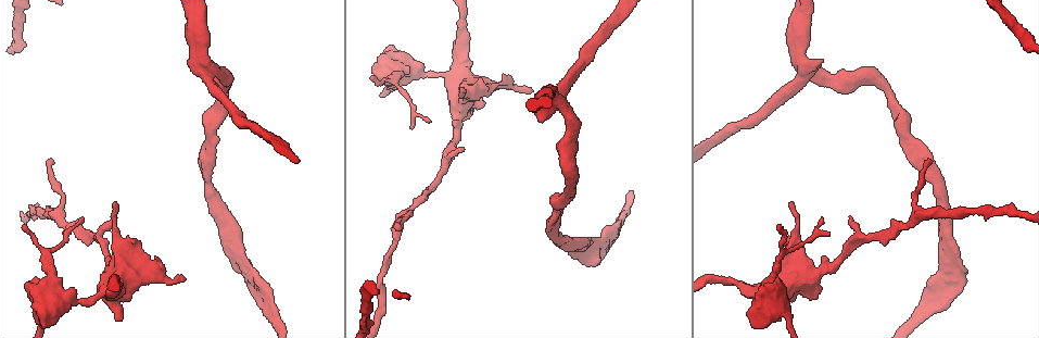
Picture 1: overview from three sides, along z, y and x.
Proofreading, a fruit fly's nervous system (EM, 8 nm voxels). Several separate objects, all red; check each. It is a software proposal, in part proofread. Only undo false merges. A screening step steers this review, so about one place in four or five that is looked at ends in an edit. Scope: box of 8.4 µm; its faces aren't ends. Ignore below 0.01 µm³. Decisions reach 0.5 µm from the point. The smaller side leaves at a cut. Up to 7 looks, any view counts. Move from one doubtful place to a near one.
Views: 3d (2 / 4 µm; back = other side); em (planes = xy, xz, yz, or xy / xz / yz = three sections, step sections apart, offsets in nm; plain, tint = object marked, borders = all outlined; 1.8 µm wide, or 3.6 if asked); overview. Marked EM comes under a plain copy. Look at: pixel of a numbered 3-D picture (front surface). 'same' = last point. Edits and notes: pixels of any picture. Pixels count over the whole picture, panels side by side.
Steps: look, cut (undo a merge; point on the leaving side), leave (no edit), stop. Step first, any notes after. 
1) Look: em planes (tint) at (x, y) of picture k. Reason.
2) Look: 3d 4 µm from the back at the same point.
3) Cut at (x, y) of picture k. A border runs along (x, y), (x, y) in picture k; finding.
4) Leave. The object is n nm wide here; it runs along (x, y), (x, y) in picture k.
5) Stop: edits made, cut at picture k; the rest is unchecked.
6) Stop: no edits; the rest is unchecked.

Look: 3d 4 µm from the back at (61, 299) of picture 1. Sudden change in width.

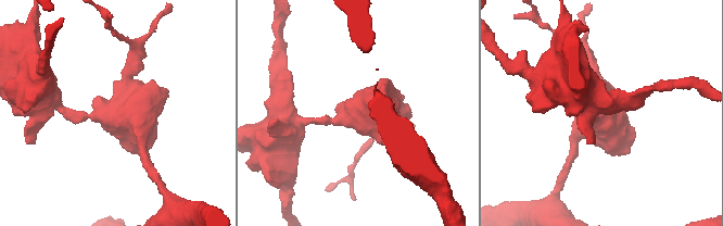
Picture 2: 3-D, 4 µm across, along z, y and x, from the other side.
Look: em 3.6 µm xy step 4 (tint) at (355, 114) of picture 2.

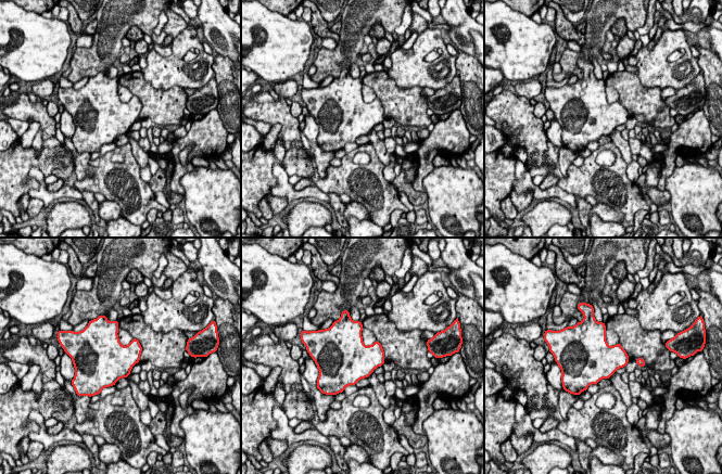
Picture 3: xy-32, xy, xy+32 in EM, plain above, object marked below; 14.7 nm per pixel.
Look: em 3.6 µm planes (borders) at the same point.

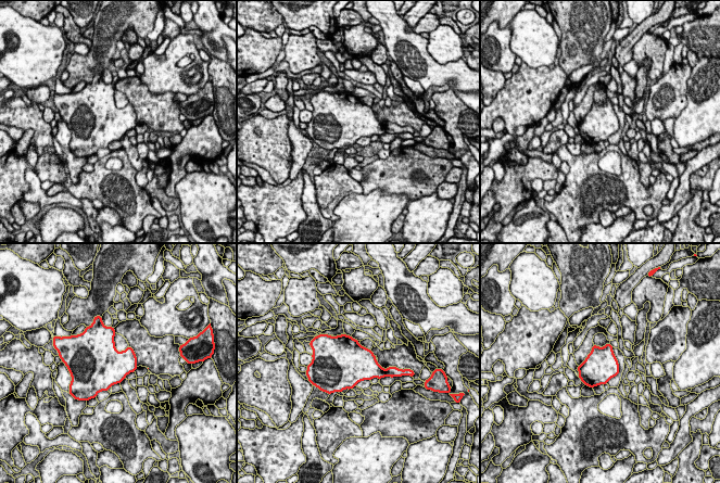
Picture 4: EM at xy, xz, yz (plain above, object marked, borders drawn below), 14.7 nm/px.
Cut at (369, 368) of picture 4. A border runs along (383, 370), (386, 375) in picture 4; two neurons meet here.

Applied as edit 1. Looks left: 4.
Look: overview.

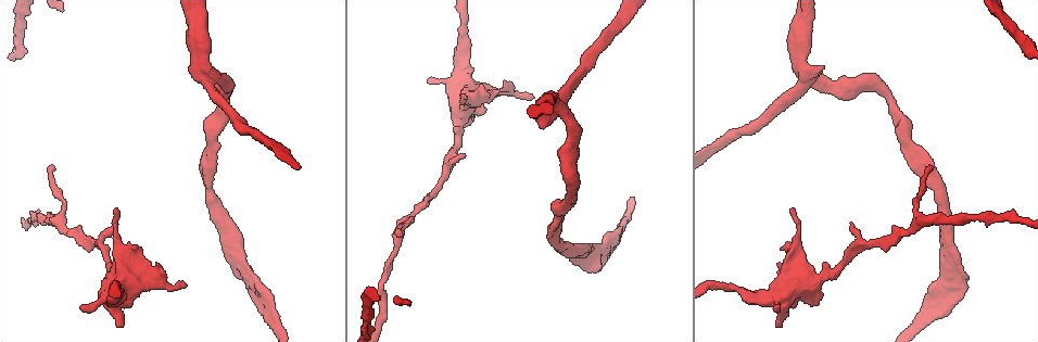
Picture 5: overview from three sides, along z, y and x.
Look: 3d 2 µm at (602, 250) of picture 5. Three-way junction.

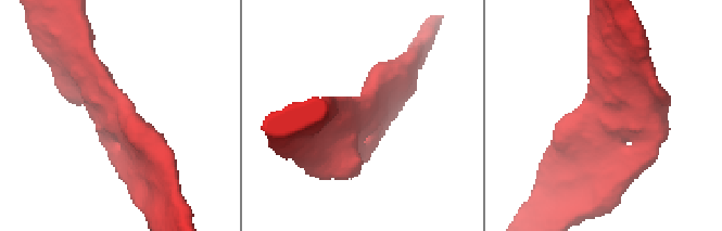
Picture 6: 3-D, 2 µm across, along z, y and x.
Look: em planes (tint) at (603, 110) of picture 6. Shape alone is not enough.

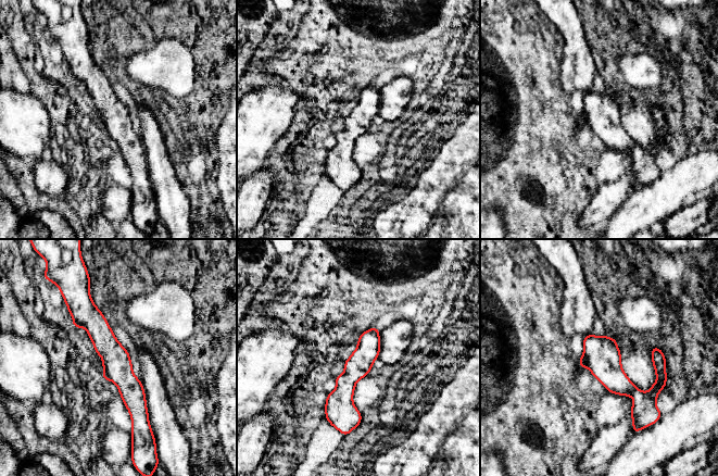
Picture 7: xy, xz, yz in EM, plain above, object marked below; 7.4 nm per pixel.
Leave. The object is 180 nm wide here; one neuron here.

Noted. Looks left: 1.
Stop: edits made, cut at picture 4; the rest is unchecked.

